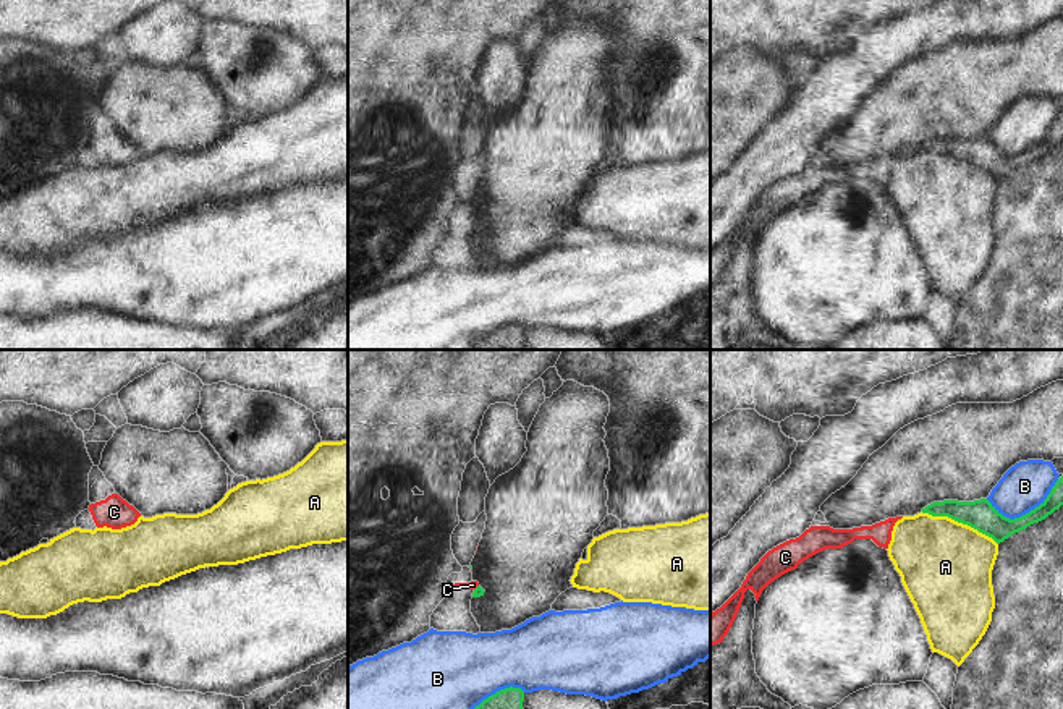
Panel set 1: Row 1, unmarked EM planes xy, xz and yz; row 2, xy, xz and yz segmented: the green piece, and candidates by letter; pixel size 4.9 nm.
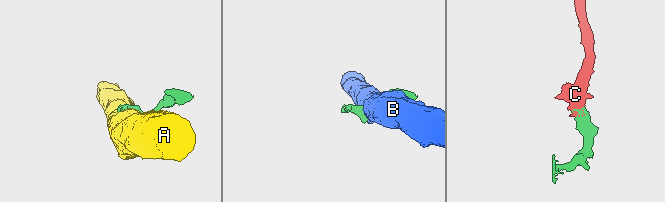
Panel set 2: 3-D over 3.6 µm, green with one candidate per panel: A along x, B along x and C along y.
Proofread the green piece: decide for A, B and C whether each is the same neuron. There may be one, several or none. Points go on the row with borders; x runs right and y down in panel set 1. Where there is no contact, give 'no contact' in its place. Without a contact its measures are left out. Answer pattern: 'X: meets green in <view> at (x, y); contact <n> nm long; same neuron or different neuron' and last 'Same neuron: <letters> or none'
A: meets green in yz at (960, 522); contact 420 nm long; different neuron
B: meets green in yz at (1026, 513); contact 380 nm long; different neuron
C: meets green in xz at (476, 588); contact 40 nm long; same neuron
Same neuron: C

